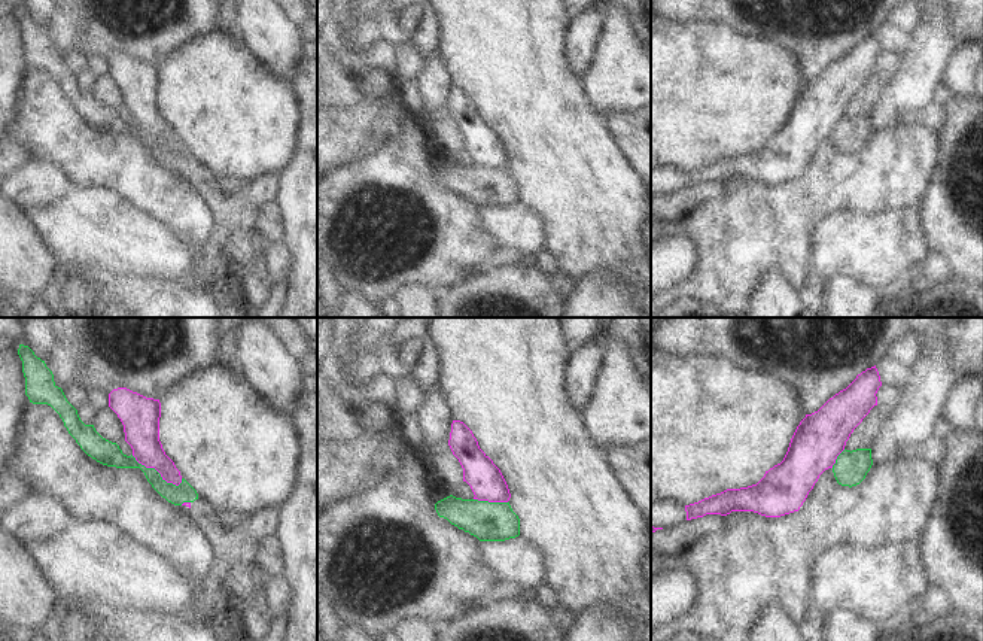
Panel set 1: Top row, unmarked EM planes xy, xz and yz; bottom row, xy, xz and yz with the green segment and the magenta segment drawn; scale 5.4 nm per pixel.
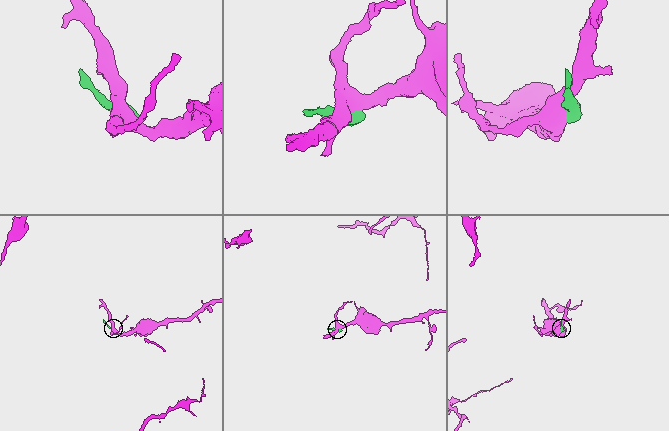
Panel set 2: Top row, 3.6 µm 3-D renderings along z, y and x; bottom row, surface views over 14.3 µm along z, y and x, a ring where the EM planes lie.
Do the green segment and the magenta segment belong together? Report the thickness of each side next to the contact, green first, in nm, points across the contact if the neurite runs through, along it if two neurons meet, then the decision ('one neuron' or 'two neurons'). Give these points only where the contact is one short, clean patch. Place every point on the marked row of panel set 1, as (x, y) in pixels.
calibres 110 and 190 nm; border xy (131, 455), (167, 482), (182, 482); two neurons

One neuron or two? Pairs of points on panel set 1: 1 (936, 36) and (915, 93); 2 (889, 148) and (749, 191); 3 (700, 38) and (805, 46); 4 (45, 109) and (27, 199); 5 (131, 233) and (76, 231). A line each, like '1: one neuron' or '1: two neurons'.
1: one neuron
2: one neuron
3: two neurons
4: two neurons
5: one neuron

